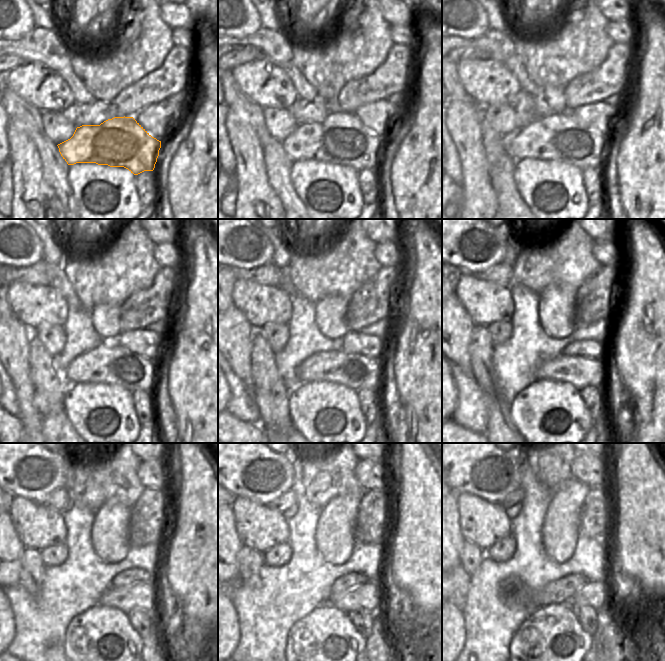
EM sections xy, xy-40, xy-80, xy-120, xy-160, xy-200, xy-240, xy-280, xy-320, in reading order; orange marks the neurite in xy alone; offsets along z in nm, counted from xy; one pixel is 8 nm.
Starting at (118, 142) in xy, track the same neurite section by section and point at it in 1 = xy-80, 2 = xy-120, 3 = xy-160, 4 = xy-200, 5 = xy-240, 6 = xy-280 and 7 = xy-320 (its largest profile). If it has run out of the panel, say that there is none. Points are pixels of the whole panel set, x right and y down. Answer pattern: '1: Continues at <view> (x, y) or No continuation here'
1: Continues at xy-80 (557, 136)
2: Continues at xy-120 (110, 363)
3: Continues at xy-160 (354, 371)
4: Continues at xy-200 (581, 372)
5: Continues at xy-240 (143, 596)
6: Continues at xy-280 (367, 596)
7: Continues at xy-320 (594, 593).

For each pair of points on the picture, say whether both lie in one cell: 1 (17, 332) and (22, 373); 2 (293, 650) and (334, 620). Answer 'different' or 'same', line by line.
1: same
2: same

